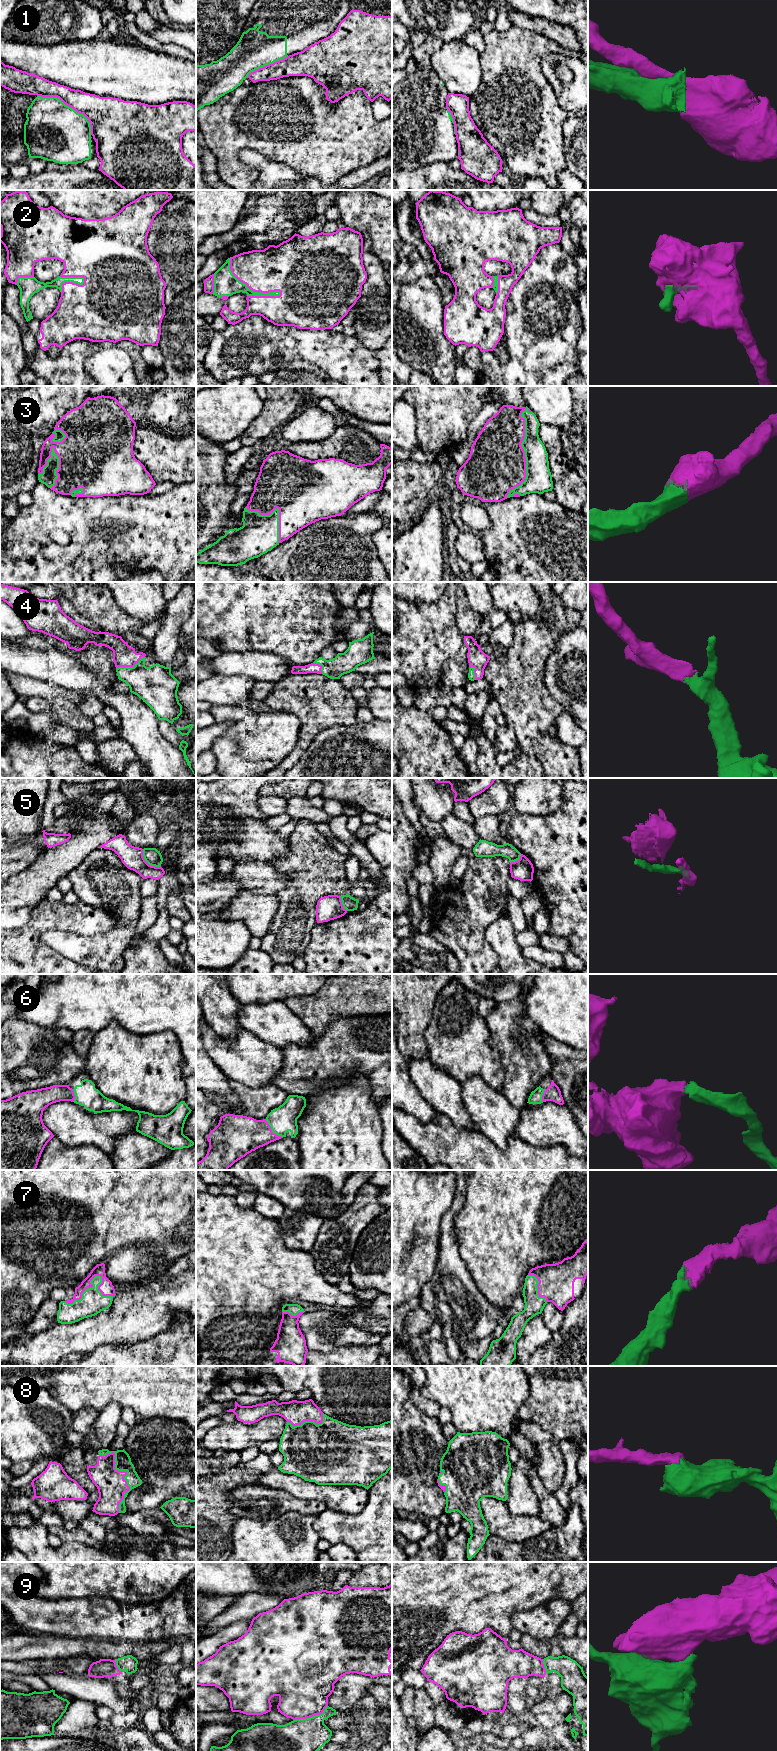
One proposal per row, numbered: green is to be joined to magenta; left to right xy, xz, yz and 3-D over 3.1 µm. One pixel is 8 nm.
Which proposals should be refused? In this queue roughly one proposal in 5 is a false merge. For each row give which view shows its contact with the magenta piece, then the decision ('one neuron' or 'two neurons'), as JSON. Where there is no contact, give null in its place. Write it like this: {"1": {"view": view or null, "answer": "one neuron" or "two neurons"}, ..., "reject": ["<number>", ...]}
{"1": {"view": "xy", "answer": "two neurons"}, "2": {"view": "xz", "answer": "one neuron"}, "3": {"view": "yz", "answer": "one neuron"}, "4": {"view": "xy", "answer": "one neuron"}, "5": {"view": "xy", "answer": "two neurons"}, "6": {"view": "xz", "answer": "one neuron"}, "7": {"view": "xy", "answer": "one neuron"}, "8": {"view": "xy", "answer": "one neuron"}, "9": {"view": "xz", "answer": "two neurons"}, "reject": ["1", "5", "9"]}

